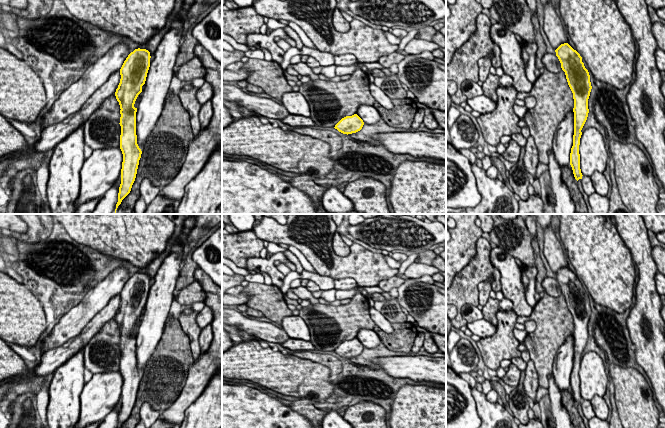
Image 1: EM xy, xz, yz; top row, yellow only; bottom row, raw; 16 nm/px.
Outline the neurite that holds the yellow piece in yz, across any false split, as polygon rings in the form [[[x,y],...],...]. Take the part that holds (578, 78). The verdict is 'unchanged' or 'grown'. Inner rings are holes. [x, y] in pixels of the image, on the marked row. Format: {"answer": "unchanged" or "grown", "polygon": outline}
{"answer": "grown", "polygon": [[[564,43],[555,52],[573,93],[574,108],[566,114],[566,117],[558,125],[553,138],[552,150],[561,169],[570,165],[574,177],[578,181],[583,176],[579,154],[581,130],[588,117],[588,99],[592,86],[589,72],[576,50],[568,43]]]}

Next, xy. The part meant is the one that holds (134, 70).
{"answer": "grown", "polygon": [[[184,0],[182,8],[179,11],[178,18],[173,20],[171,23],[171,29],[163,36],[160,44],[158,45],[154,59],[151,61],[150,52],[146,49],[135,49],[131,52],[126,60],[124,61],[120,69],[120,83],[116,89],[115,96],[120,105],[120,126],[121,126],[121,135],[120,135],[120,149],[123,154],[123,162],[121,175],[114,185],[106,191],[98,202],[96,208],[91,214],[115,214],[118,206],[121,204],[122,200],[130,193],[132,185],[135,181],[137,169],[139,165],[139,160],[141,158],[142,150],[148,136],[153,131],[161,113],[163,106],[170,89],[171,80],[174,76],[174,67],[176,63],[177,55],[180,51],[181,44],[184,36],[184,23],[182,21],[186,16],[187,10],[192,6],[195,0]]]}

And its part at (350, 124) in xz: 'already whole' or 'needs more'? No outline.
needs more

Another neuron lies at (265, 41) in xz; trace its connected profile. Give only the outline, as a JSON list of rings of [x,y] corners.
[[[278,28],[273,30],[269,35],[261,33],[249,33],[247,34],[246,46],[267,49],[271,55],[274,62],[281,63],[283,61],[283,56],[285,51],[277,44],[274,40],[275,37],[280,37],[281,39],[286,39],[289,37],[283,28]]]

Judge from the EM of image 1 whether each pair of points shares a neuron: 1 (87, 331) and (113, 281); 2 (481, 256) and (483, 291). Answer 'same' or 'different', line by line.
1: different
2: different

